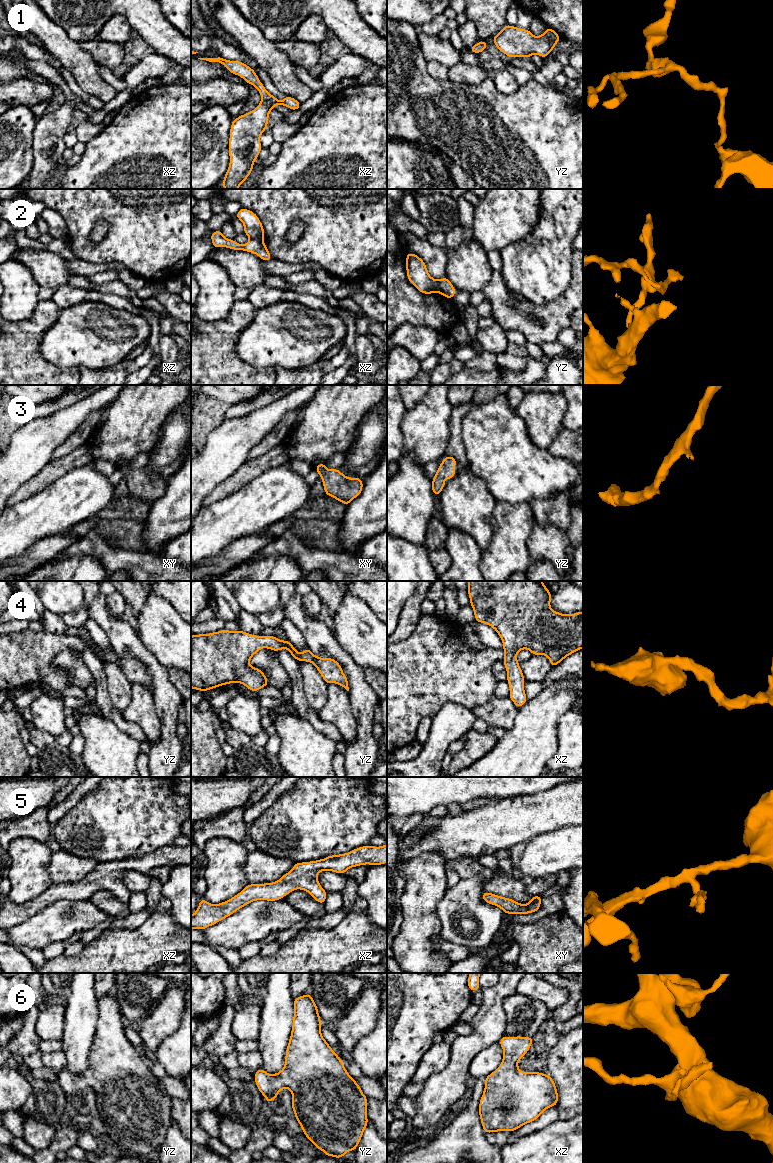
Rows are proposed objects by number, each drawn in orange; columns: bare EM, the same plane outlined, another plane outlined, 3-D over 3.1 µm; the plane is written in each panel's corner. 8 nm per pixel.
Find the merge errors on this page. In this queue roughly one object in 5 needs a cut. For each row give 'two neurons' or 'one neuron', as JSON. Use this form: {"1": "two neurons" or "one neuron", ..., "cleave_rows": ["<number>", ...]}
{"1": "one neuron", "2": "two neurons", "3": "one neuron", "4": "one neuron", "5": "one neuron", "6": "one neuron", "cleave_rows": ["2"]}

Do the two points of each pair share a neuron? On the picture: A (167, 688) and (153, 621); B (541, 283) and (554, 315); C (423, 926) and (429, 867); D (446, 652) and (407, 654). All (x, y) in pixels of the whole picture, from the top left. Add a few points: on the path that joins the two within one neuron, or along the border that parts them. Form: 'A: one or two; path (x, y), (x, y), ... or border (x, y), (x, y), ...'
A: two; border (146, 647), (167, 669)
B: two; border (567, 286), (546, 303), (535, 305), (526, 300)
C: one; path (426, 911), (426, 882)
D: one; path (436, 655), (417, 655)

